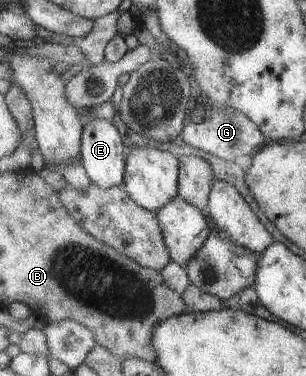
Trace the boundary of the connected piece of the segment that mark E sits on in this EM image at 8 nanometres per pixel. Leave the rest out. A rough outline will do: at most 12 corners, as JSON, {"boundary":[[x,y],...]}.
{"boundary":[[112,121],[82,126],[79,162],[99,188],[121,186],[122,136]]}

